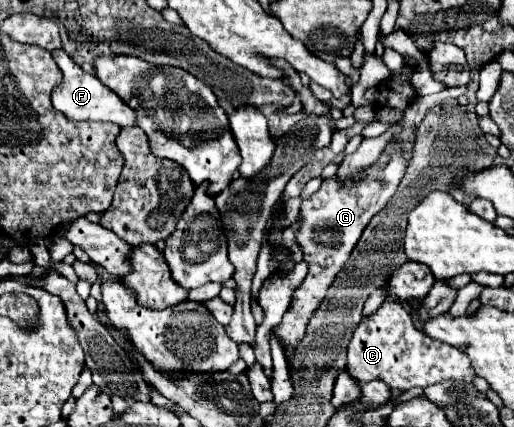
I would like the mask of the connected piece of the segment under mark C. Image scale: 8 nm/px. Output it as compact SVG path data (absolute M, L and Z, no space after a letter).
M385 300L373 316L361 320L349 342L347 356L347 372L355 376L357 382L381 378L391 388L399 390L409 390L413 386L425 388L443 380L473 382L475 378L469 358L461 350L439 340L431 340L429 336L423 336L423 332L413 326L409 312L395 300Z

